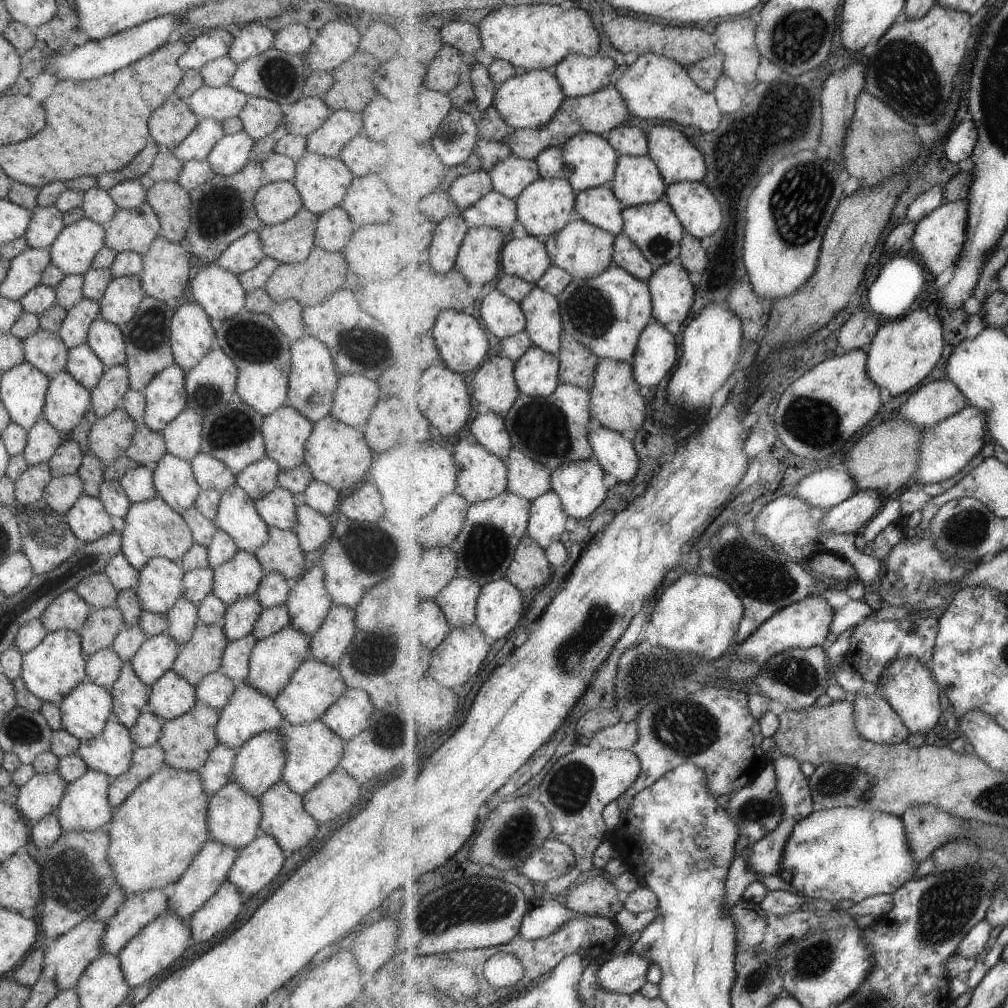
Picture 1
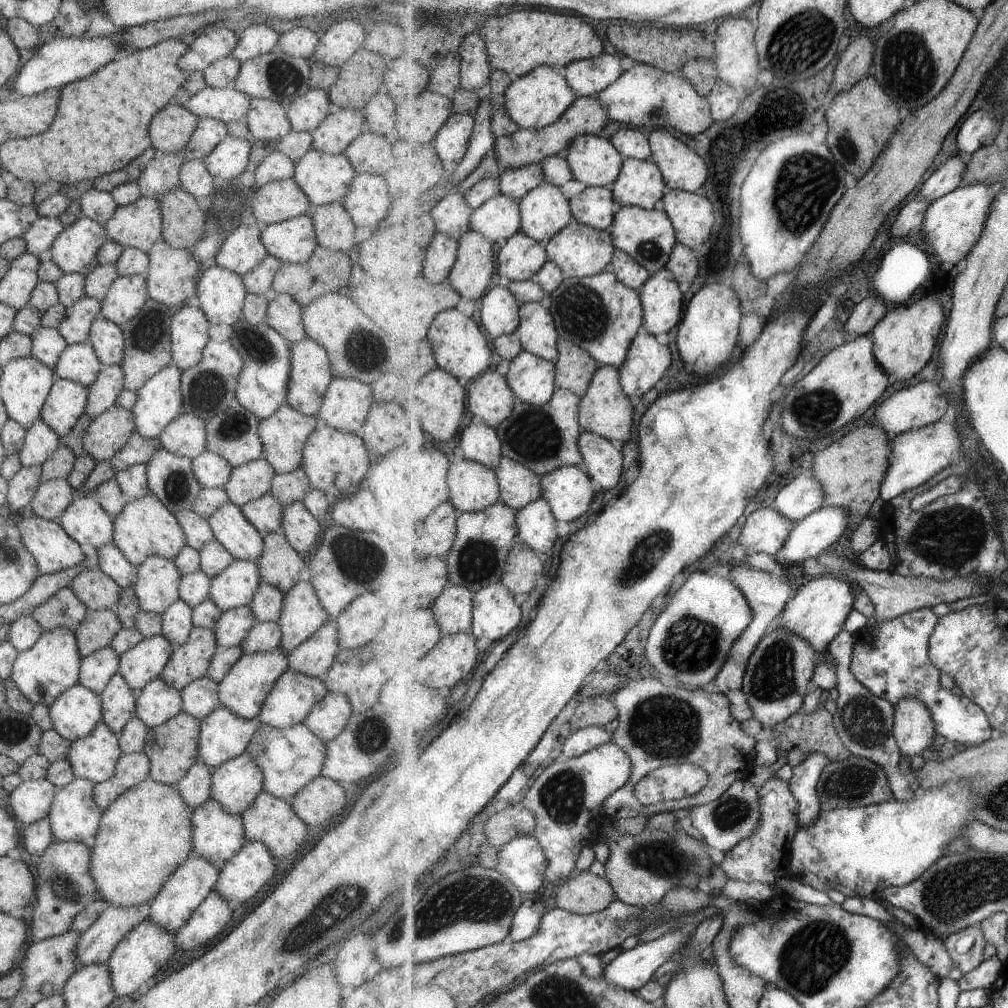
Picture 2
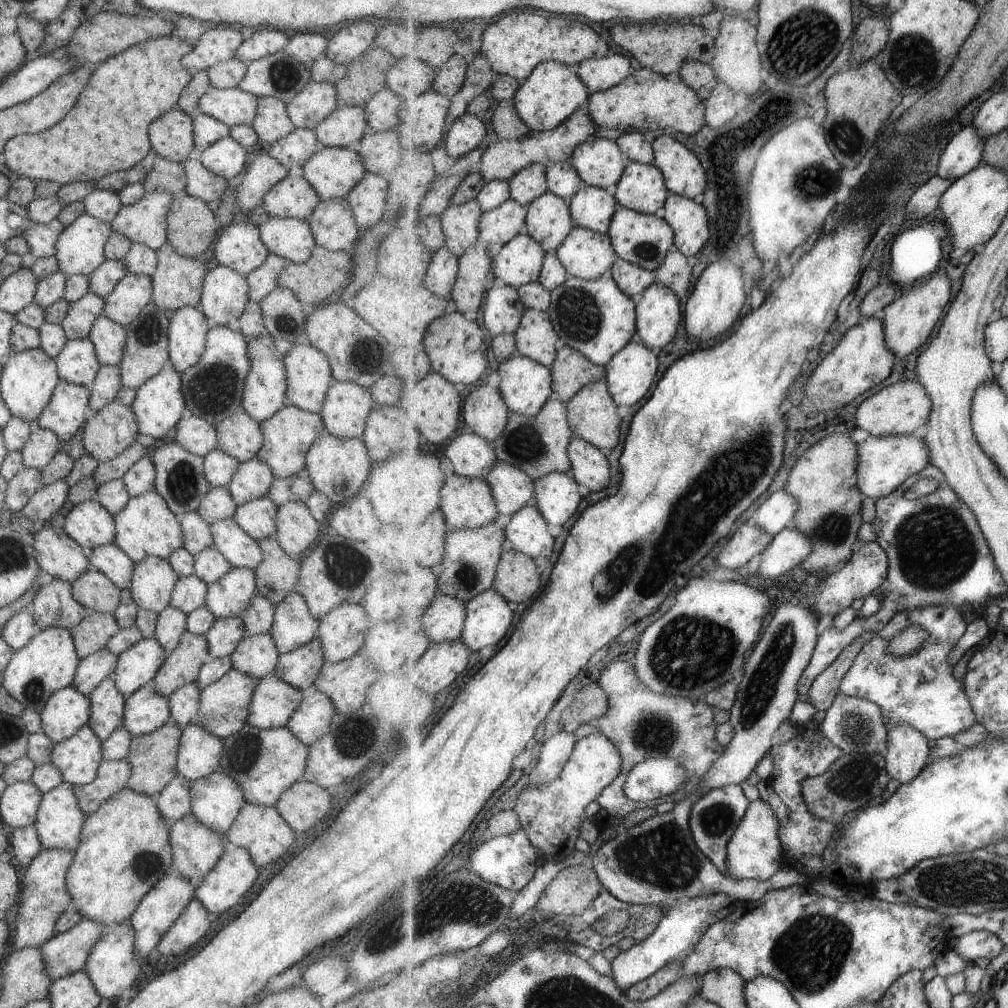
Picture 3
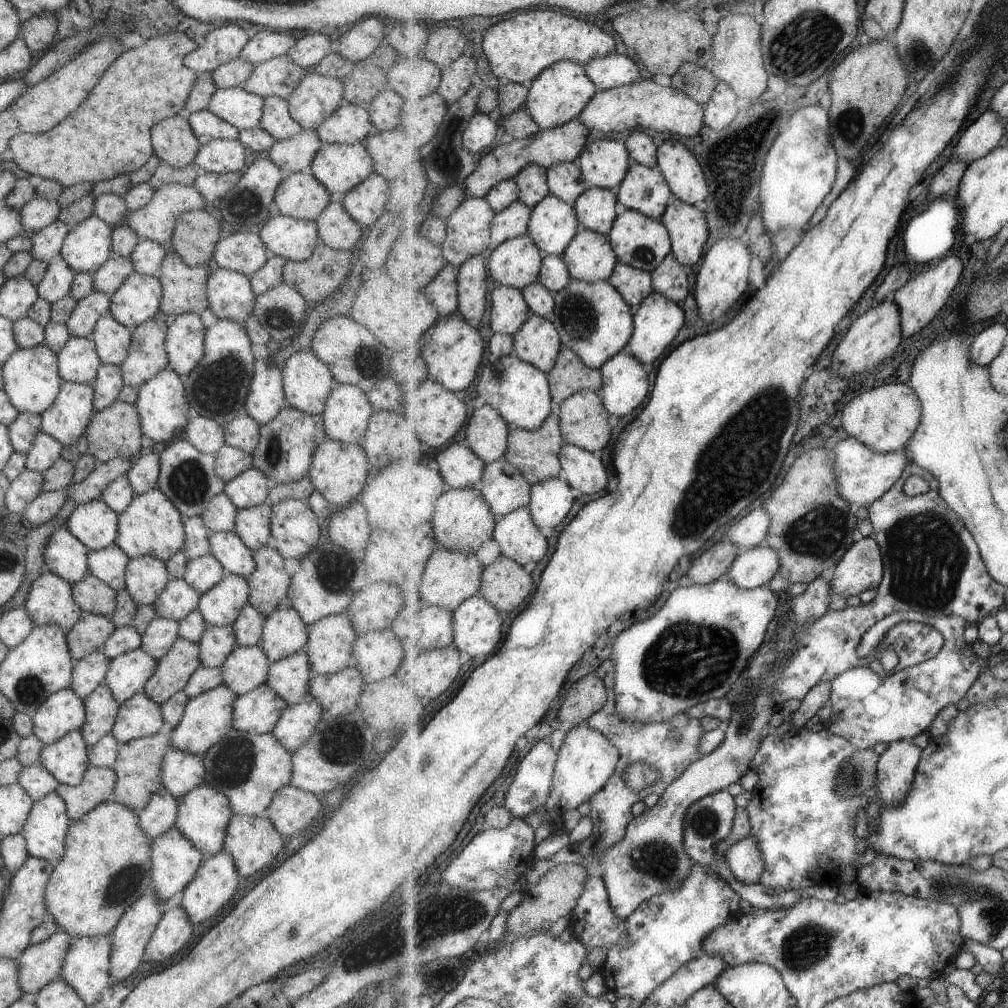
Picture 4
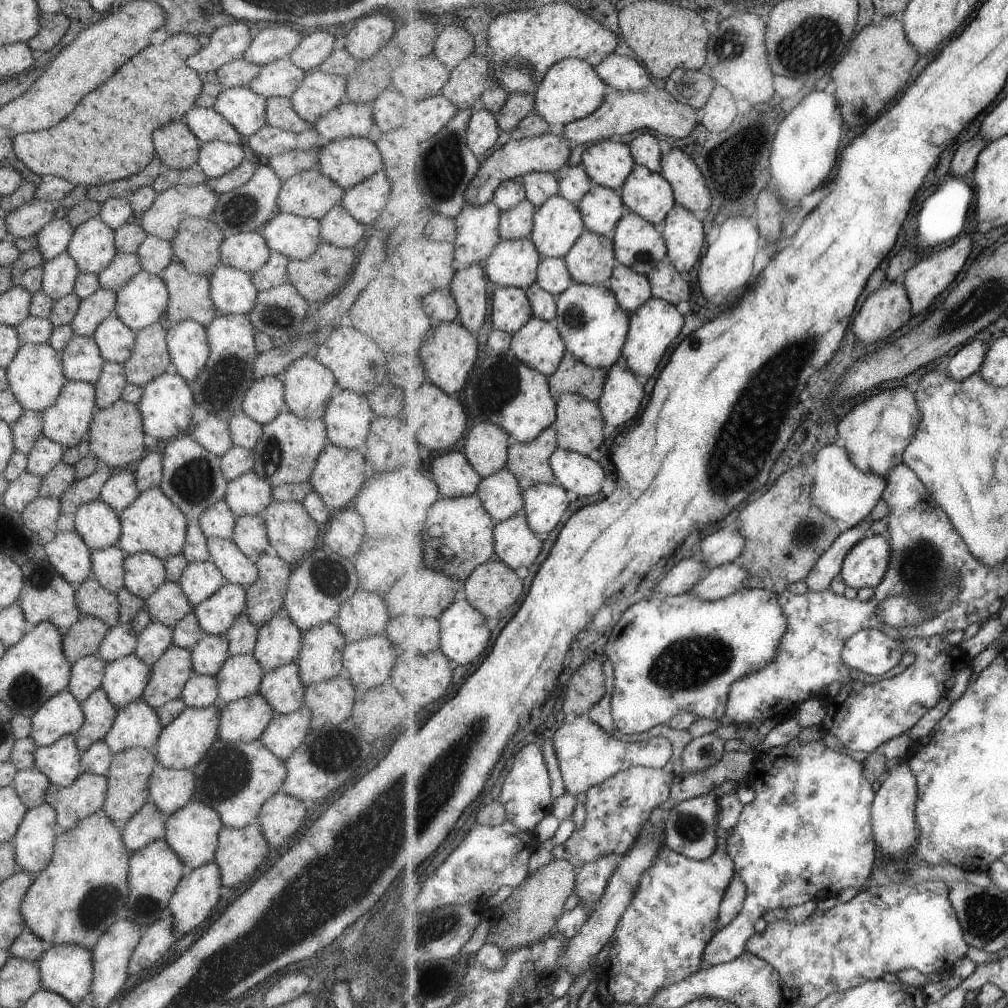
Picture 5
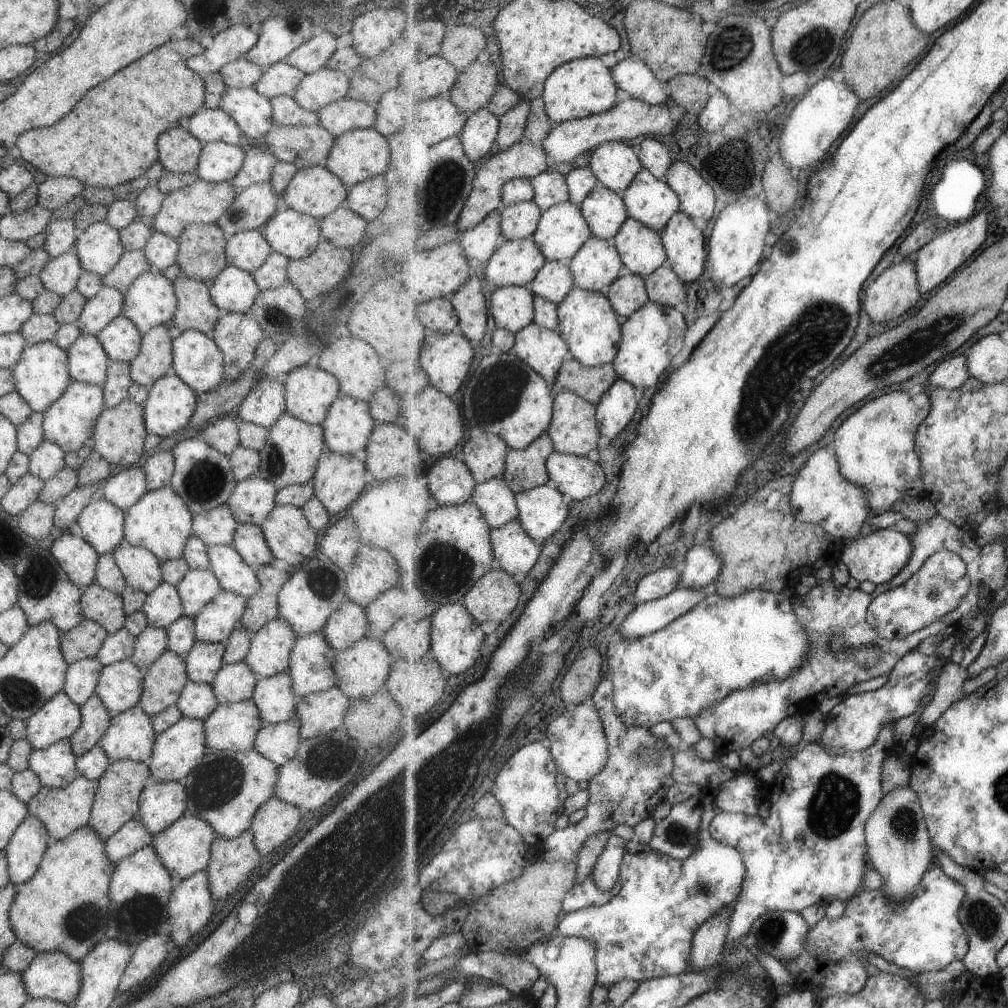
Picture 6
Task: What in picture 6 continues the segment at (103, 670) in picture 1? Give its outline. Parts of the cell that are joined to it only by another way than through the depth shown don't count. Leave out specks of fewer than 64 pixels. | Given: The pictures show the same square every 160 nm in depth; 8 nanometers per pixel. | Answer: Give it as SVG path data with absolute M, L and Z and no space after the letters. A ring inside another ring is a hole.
M85 657L66 666L62 691L80 707L94 694L102 664L95 657Z

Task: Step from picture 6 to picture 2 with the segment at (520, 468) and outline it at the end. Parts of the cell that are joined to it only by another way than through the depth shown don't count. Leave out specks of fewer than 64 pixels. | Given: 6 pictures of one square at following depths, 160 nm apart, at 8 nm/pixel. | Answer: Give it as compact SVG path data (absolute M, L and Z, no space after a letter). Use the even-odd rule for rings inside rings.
M558 388L554 397L544 405L531 405L516 399L509 418L498 426L498 434L503 441L504 456L523 463L539 476L553 472L564 466L585 467L586 462L579 446L582 436L580 404L582 398L575 391Z

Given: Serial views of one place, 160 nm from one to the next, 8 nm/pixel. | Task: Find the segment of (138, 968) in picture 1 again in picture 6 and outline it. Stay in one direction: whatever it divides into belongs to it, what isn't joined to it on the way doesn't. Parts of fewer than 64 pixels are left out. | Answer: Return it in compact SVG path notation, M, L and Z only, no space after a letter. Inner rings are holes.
M47 951L36 957L20 972L28 998L46 998L63 1004L71 1004L80 989L80 961L74 961L61 951Z

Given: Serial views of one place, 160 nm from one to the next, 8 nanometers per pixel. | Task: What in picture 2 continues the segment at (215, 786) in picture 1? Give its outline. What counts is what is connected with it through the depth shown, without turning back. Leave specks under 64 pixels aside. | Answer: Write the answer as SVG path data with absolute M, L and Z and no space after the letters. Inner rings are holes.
M195 762L185 776L173 785L183 802L192 810L210 798L212 770L203 763Z

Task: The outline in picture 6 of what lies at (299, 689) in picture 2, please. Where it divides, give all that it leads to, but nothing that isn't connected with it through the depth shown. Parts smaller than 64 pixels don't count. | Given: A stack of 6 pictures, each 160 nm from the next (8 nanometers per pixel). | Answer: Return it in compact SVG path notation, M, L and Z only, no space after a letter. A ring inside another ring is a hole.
M249 700L217 705L203 721L207 750L241 752L252 748L254 736L262 727L255 705Z

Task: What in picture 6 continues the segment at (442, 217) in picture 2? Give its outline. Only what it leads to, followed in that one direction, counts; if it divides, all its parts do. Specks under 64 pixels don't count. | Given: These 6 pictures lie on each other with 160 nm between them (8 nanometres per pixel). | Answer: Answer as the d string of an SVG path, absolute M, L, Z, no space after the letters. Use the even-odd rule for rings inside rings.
M501 209L493 210L482 223L460 233L459 242L465 249L465 258L471 258L471 276L475 276L477 266L487 262L506 241L502 233Z

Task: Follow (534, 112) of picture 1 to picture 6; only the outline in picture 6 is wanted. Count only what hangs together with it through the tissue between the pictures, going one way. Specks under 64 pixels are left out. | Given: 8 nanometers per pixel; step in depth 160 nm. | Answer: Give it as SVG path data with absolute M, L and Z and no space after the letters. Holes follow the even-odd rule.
M585 57L578 58L561 66L558 66L546 80L542 99L545 101L546 111L549 118L555 124L561 124L570 120L590 117L608 110L611 110L617 102L617 83L612 73L612 68L605 66L601 58Z

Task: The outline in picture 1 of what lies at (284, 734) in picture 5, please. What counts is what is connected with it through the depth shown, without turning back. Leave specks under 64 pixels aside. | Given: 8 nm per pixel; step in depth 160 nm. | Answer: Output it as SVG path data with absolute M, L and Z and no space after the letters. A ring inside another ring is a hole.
M347 688L318 719L346 742L366 727L374 710L366 692Z

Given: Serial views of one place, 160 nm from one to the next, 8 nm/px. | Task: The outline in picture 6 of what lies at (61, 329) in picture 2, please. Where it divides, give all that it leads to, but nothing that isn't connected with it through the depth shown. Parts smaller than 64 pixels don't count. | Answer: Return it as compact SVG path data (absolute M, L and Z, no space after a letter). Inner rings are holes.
M101 285L101 288L86 299L75 324L81 335L93 335L110 320L120 314L123 295L117 289Z

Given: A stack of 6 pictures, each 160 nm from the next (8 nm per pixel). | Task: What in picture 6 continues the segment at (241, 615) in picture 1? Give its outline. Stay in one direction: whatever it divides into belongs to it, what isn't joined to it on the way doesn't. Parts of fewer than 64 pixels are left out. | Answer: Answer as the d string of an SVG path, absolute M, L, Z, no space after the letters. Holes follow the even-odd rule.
M195 641L195 644L184 656L186 677L189 681L210 684L215 673L222 665L224 643L206 643Z

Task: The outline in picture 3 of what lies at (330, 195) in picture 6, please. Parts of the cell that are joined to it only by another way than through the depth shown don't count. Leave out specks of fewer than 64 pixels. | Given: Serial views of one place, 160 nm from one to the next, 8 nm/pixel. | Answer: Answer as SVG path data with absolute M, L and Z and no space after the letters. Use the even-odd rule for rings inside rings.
M290 172L263 196L261 206L269 217L306 219L320 198L298 172Z

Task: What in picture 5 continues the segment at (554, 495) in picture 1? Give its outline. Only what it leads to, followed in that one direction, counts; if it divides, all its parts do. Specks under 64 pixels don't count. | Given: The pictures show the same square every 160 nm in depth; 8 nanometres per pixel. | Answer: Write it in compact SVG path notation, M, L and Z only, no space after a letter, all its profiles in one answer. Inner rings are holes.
M521 513L494 528L494 552L498 558L515 570L531 566L543 550L543 542L531 528L528 518Z

